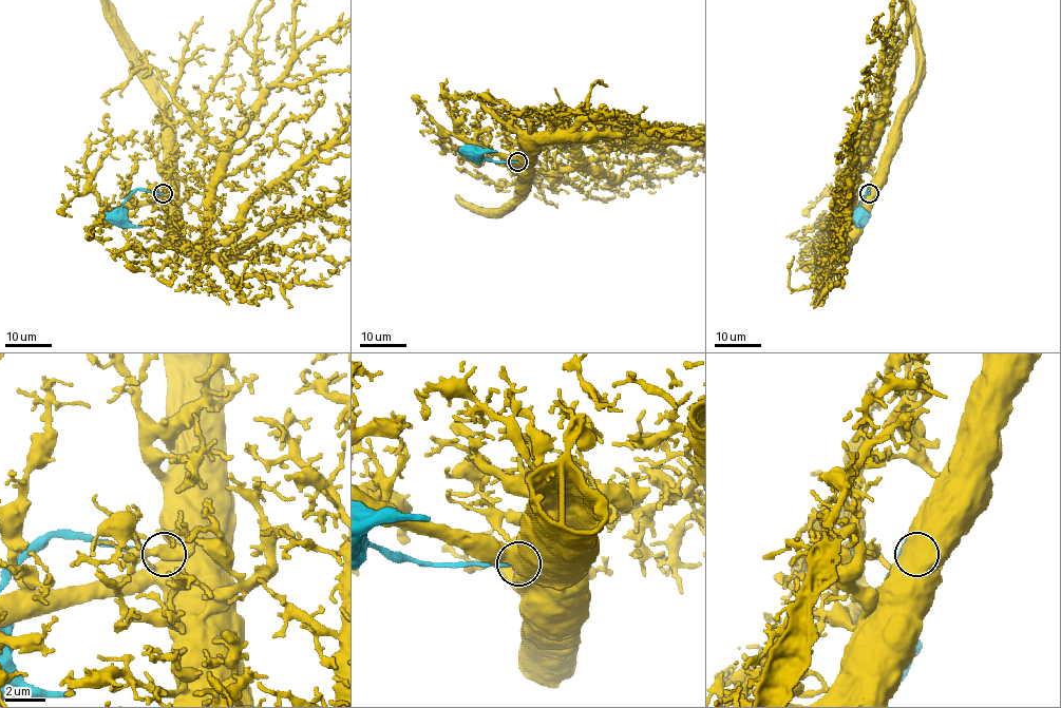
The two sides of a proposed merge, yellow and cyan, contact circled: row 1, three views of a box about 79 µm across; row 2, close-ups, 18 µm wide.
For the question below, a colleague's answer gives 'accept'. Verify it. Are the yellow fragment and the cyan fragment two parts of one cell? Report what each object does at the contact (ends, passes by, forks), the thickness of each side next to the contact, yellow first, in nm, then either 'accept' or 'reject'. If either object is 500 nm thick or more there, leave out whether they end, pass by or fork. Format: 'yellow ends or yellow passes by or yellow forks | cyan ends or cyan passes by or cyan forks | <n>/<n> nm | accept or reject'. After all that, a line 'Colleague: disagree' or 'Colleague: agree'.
750/240 nm | reject
Colleague: disagree

